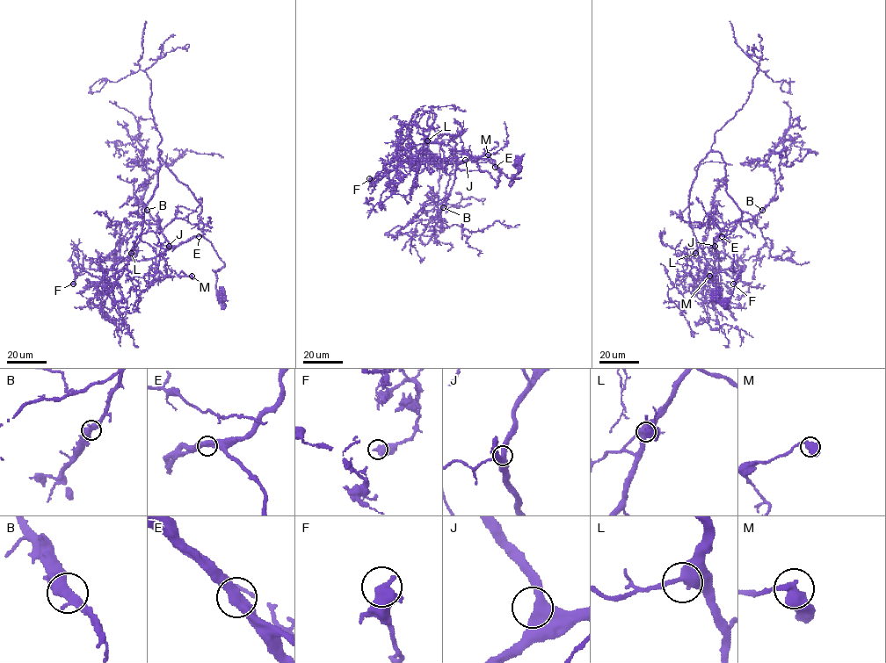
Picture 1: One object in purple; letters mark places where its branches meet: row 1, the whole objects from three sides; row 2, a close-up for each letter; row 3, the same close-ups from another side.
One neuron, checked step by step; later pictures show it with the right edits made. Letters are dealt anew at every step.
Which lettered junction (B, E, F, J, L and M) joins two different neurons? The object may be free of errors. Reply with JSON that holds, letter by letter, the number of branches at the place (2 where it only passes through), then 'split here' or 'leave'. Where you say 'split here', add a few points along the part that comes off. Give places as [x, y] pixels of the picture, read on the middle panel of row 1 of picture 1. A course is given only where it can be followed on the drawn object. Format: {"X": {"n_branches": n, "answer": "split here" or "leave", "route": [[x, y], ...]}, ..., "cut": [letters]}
{"B": {"n_branches": 2, "answer": "leave"}, "E": {"n_branches": 2, "answer": "leave"}, "F": {"n_branches": 2, "answer": "leave"}, "J": {"n_branches": 2, "answer": "leave"}, "L": {"n_branches": 2, "answer": "leave"}, "M": {"n_branches": 2, "answer": "leave"}, "cut": []}

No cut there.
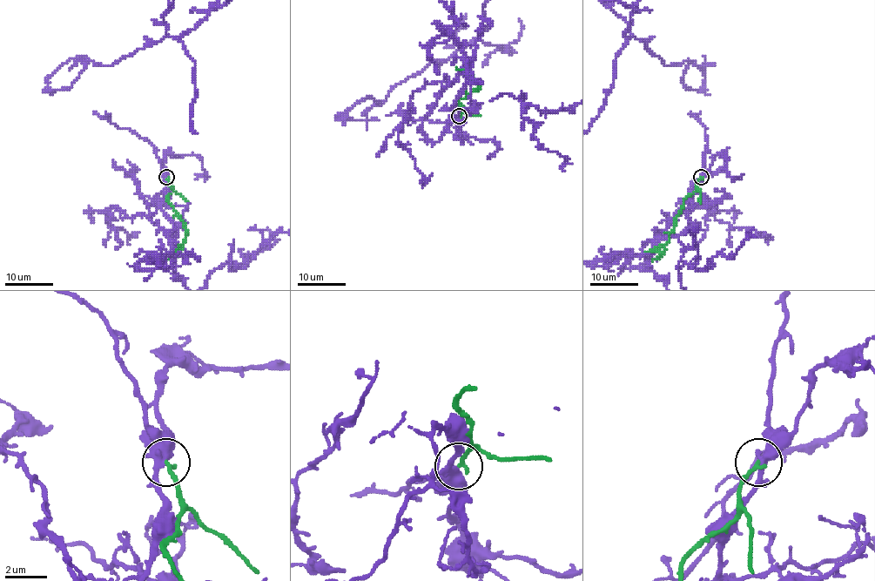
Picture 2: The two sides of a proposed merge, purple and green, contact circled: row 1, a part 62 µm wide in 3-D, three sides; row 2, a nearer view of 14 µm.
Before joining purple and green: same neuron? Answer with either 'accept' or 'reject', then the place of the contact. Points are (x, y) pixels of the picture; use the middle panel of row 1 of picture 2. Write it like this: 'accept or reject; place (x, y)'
reject; place (459, 116)

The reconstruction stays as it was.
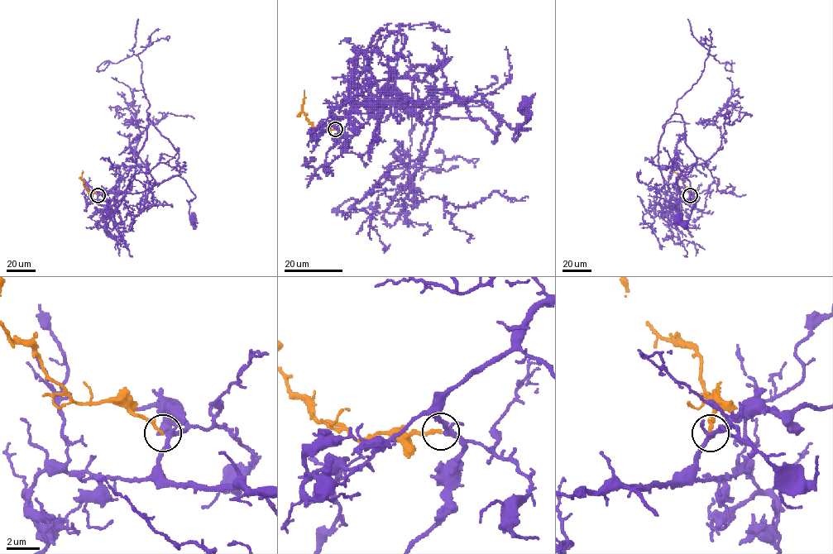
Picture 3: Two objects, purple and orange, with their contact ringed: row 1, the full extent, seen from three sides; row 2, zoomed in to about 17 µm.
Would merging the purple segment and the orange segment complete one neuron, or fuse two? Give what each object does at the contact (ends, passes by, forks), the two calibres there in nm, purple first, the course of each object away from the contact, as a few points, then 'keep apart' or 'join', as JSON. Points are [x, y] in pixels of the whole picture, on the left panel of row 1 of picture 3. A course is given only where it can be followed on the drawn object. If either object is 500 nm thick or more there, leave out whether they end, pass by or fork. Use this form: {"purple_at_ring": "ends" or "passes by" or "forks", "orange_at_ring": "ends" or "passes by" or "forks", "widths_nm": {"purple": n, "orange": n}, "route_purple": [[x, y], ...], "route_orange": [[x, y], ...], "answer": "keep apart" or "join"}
{"purple_at_ring": "forks", "orange_at_ring": "ends", "widths_nm": {"purple": 240, "orange": 200}, "route_purple": [[98, 195], [98, 199], [112, 200], [123, 193], [150, 189], [180, 176], [195, 195], [187, 200], [193, 219]], "route_orange": [[98, 195], [83, 186], [83, 170]], "answer": "join"}

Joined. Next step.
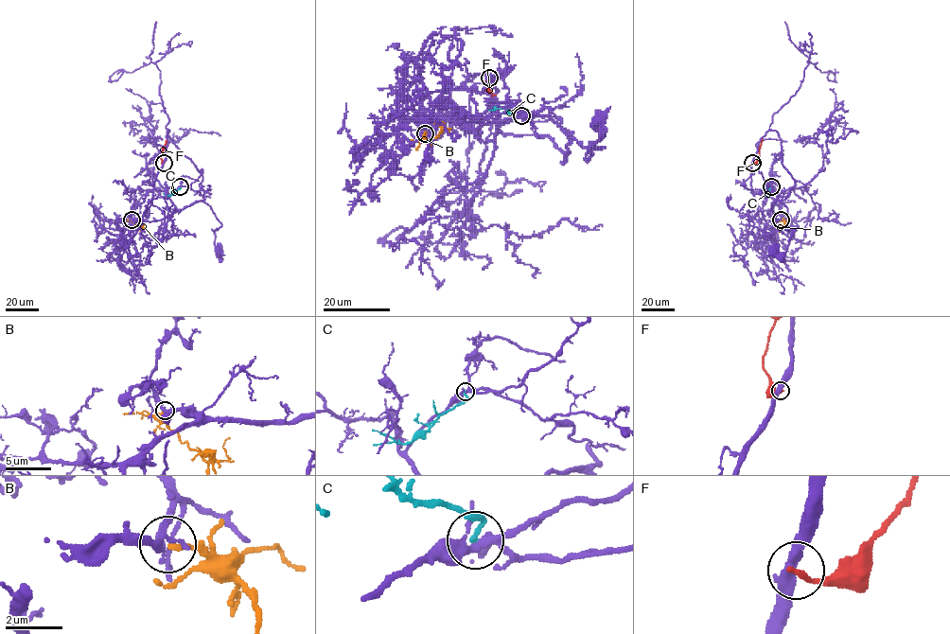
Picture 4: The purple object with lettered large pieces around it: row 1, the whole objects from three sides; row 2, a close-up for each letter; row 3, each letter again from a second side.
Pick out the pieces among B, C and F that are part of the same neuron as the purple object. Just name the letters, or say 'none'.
B

